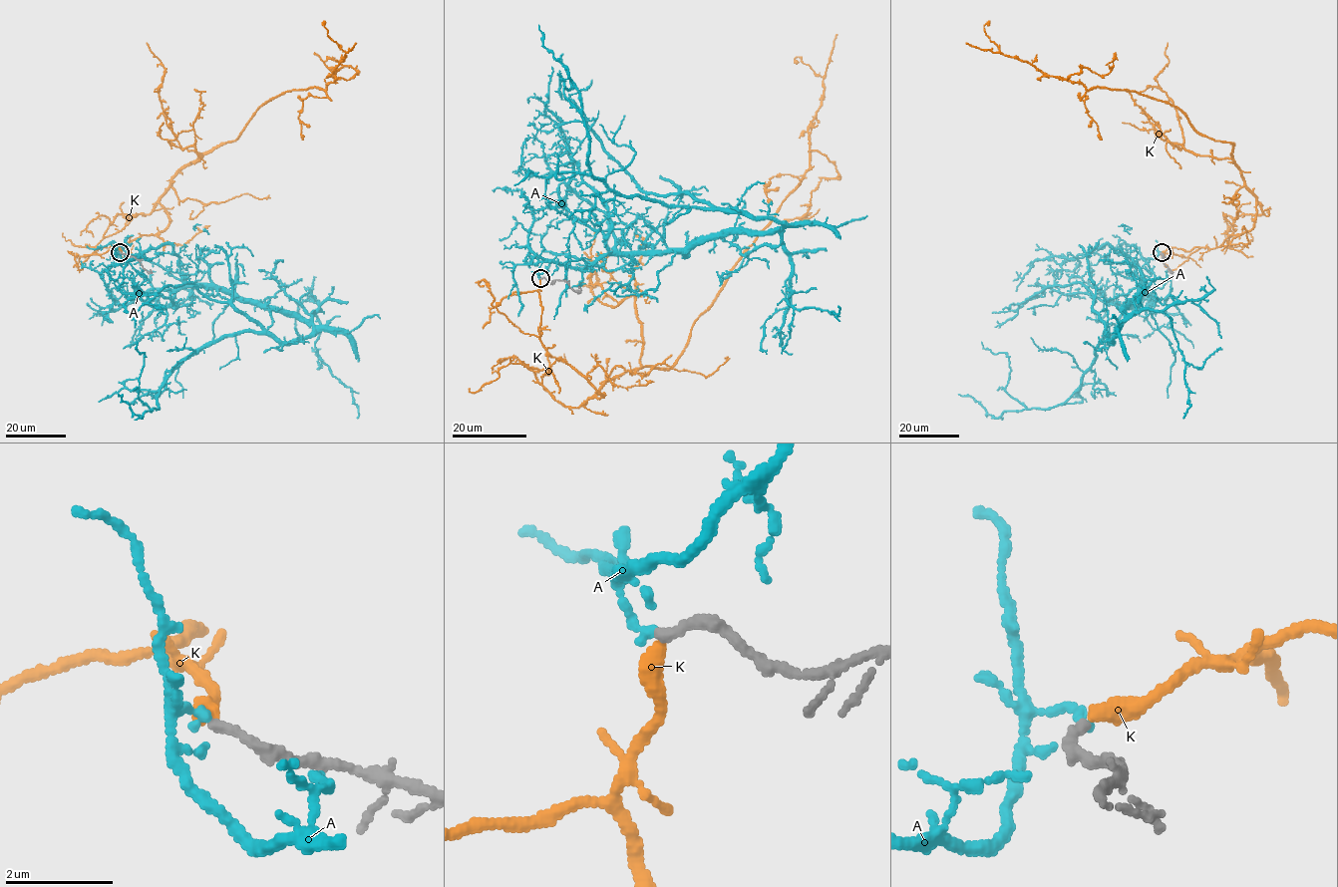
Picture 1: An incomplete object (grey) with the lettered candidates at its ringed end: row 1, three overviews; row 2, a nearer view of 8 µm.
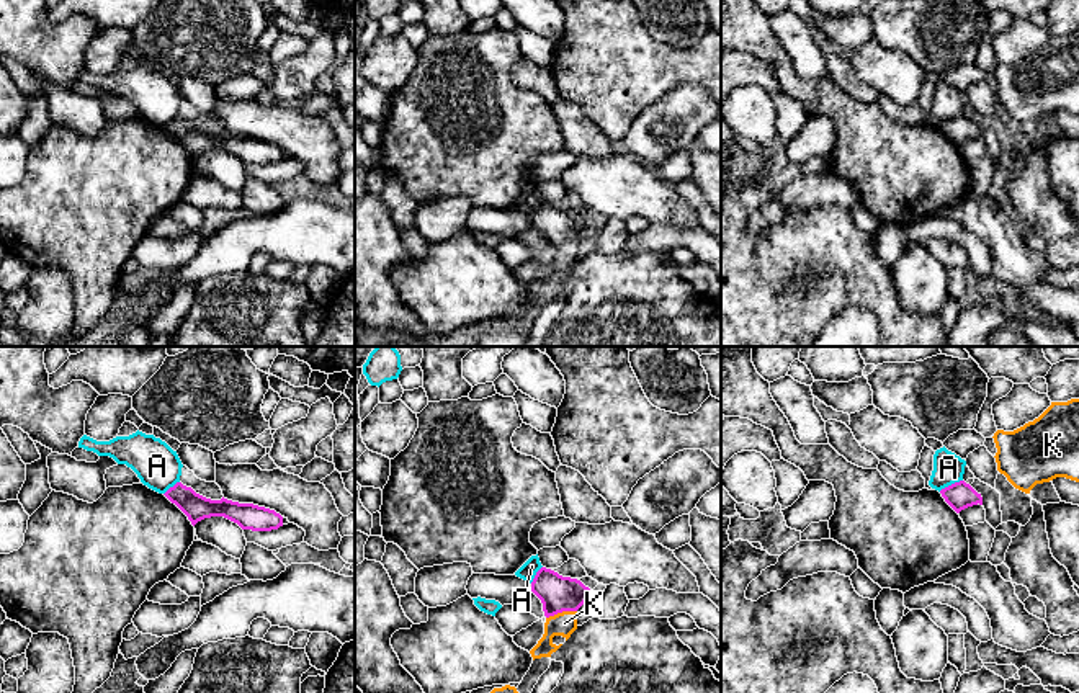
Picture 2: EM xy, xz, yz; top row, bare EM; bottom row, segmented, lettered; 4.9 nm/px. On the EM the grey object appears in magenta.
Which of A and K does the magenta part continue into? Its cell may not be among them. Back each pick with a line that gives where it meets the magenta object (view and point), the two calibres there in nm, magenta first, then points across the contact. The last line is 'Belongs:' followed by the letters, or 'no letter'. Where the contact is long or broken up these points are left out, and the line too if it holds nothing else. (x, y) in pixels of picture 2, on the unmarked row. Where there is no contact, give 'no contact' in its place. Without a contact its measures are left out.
K: meets magenta in xz at (561, 245); 180 nm thick on the magenta side, 120 nm on the other; runs through xz (558, 228), (561, 231), (561, 245), (564, 257)
Belongs: K

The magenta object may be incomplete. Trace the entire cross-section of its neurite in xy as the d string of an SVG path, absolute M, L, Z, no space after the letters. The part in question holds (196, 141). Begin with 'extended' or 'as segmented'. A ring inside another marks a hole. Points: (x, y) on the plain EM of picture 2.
as segmented; M177 116L163 129L188 150L193 160L211 150L224 150L237 157L242 163L252 165L271 165L283 160L283 150L275 144L253 137L232 136L224 131L211 134L181 116Z

